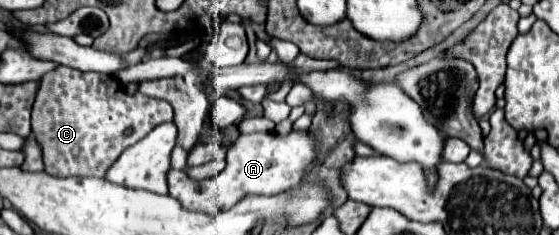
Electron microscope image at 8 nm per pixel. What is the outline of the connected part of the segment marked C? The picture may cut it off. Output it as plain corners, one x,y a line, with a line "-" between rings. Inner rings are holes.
59,66
53,72
47,72
41,78
41,86
37,92
37,100
33,104
33,134
43,150
45,172
51,176
97,176
103,178
107,168
121,156
121,152
133,146
137,140
145,138
155,126
173,120
173,108
163,100
155,100
135,92
133,96
127,94
123,88
117,86
113,76
105,76
99,72
77,72
75,68
-
133,128
131,136
125,136
125,130

